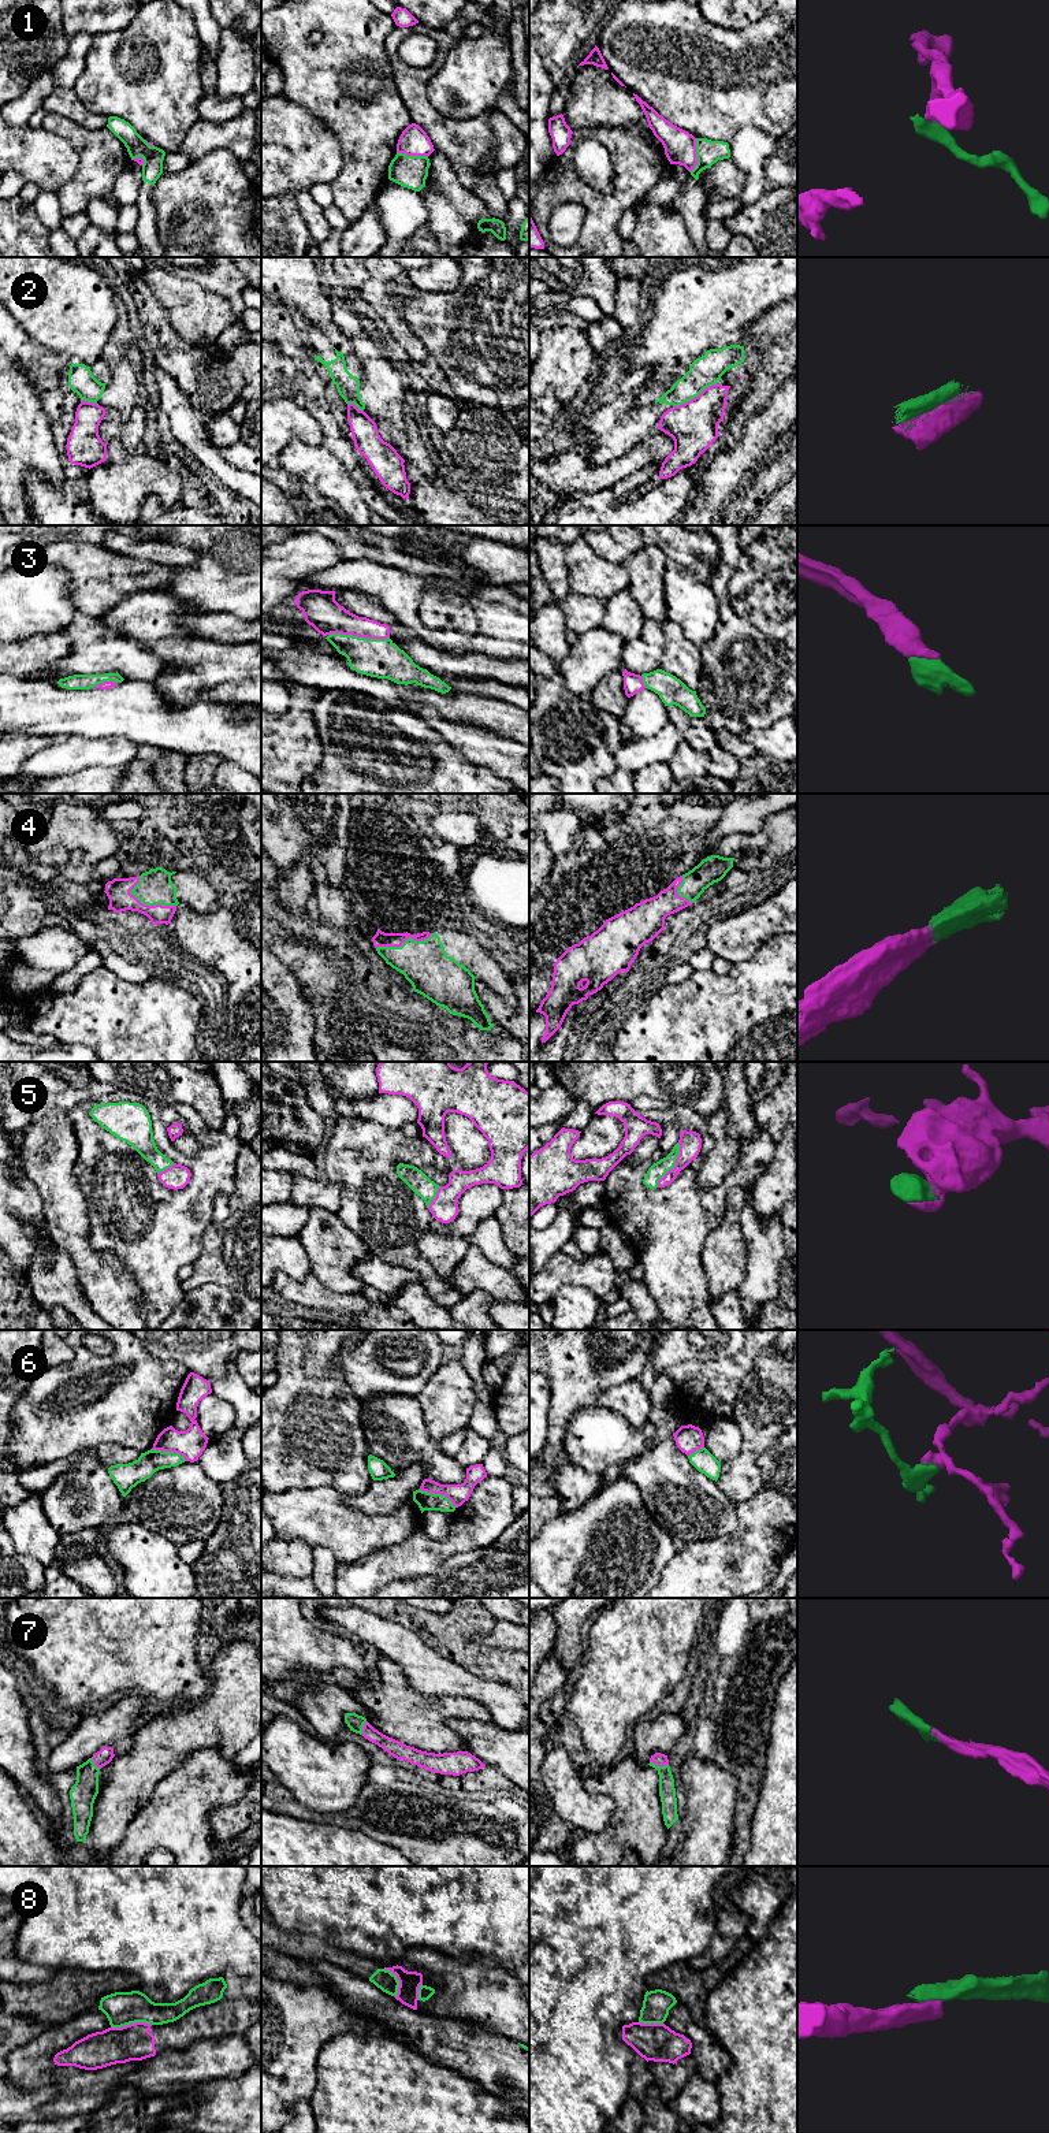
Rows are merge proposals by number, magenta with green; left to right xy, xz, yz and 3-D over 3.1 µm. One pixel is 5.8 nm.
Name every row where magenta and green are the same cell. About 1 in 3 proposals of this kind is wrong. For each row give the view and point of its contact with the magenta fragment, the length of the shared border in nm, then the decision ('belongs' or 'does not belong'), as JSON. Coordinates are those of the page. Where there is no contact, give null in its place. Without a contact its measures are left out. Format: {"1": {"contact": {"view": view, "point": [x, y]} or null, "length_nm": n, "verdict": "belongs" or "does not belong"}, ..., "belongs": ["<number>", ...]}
{"1": {"contact": {"view": "yz", "point": [695, 155]}, "length_nm": 200, "verdict": "does not belong"}, "2": {"contact": {"view": "yz", "point": [695, 397]}, "length_nm": 300, "verdict": "does not belong"}, "3": {"contact": {"view": "xz", "point": [359, 635]}, "length_nm": 360, "verdict": "belongs"}, "4": {"contact": {"view": "xy", "point": [152, 906]}, "length_nm": 300, "verdict": "belongs"}, "5": {"contact": {"view": "yz", "point": [674, 1165]}, "length_nm": 300, "verdict": "belongs"}, "6": {"contact": {"view": "xz", "point": [438, 1493]}, "length_nm": 240, "verdict": "does not belong"}, "7": {"contact": {"view": "yz", "point": [659, 1765]}, "length_nm": 110, "verdict": "belongs"}, "8": {"contact": {"view": "xy", "point": [131, 2024]}, "length_nm": 240, "verdict": "does not belong"}, "belongs": ["3", "4", "5", "7"]}

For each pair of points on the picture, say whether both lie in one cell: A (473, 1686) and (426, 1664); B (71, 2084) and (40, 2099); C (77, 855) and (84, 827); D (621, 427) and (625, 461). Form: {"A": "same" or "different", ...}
{"A": "same", "B": "different", "C": "different", "D": "different"}

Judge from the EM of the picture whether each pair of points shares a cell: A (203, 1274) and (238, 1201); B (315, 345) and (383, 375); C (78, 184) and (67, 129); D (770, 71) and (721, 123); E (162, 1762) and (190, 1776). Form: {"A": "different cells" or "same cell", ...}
{"A": "same cell", "B": "same cell", "C": "same cell", "D": "same cell", "E": "different cells"}

